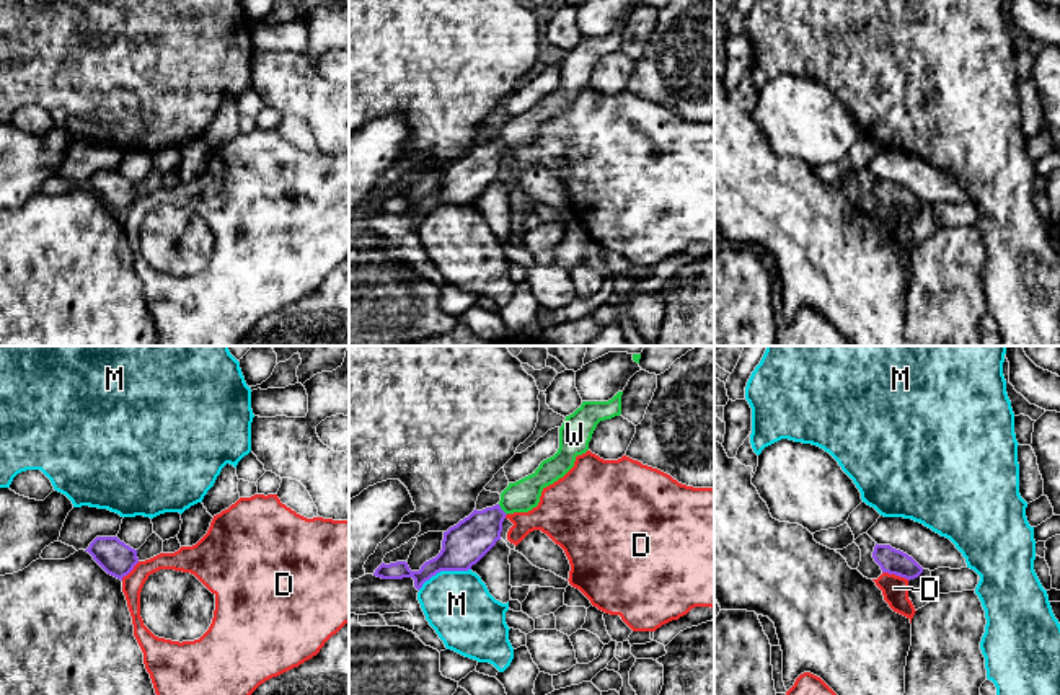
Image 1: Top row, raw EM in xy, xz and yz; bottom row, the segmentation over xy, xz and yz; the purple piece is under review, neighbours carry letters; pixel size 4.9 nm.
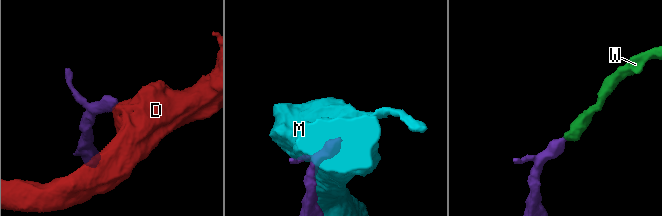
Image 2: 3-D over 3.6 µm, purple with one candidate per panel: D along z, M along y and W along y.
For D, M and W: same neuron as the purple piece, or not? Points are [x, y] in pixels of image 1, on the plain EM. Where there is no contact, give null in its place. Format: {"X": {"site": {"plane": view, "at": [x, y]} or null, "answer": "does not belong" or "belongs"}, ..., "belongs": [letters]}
{"D": {"site": {"plane": "yz", "at": [896, 209]}, "answer": "does not belong"}, "M": {"site": {"plane": "xz", "at": [444, 204]}, "answer": "does not belong"}, "W": {"site": {"plane": "xz", "at": [501, 144]}, "answer": "belongs"}, "belongs": ["W"]}

